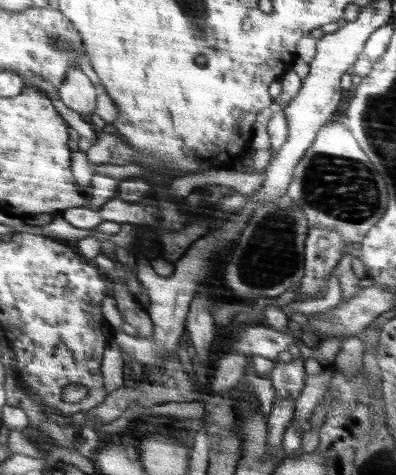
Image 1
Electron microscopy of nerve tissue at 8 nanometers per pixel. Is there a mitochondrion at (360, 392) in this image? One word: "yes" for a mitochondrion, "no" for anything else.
no

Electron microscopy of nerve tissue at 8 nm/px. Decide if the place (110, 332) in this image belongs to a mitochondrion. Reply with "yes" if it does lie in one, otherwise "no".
no

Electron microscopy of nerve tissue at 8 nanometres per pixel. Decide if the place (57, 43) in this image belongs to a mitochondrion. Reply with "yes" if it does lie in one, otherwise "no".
yes

